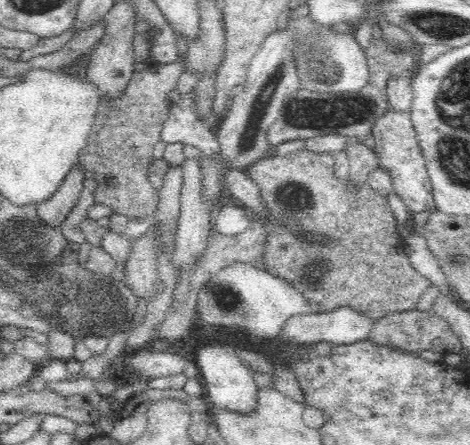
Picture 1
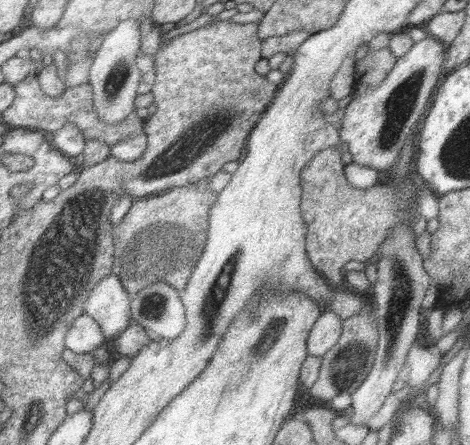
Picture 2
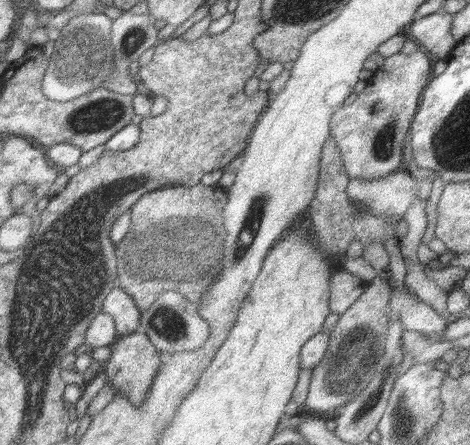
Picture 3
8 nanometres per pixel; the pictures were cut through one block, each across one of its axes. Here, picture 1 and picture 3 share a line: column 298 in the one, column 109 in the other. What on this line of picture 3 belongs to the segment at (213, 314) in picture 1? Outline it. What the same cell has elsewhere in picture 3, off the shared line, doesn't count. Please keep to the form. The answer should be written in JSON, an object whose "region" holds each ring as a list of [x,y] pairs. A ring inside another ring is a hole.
{"region":[[[115,286],[107,298],[103,300],[101,312],[109,314],[115,320],[115,330],[119,332],[119,336],[125,334],[133,334],[139,328],[139,320],[141,320],[141,312],[137,310],[135,300],[131,298],[131,294],[127,294],[123,288]]]}

